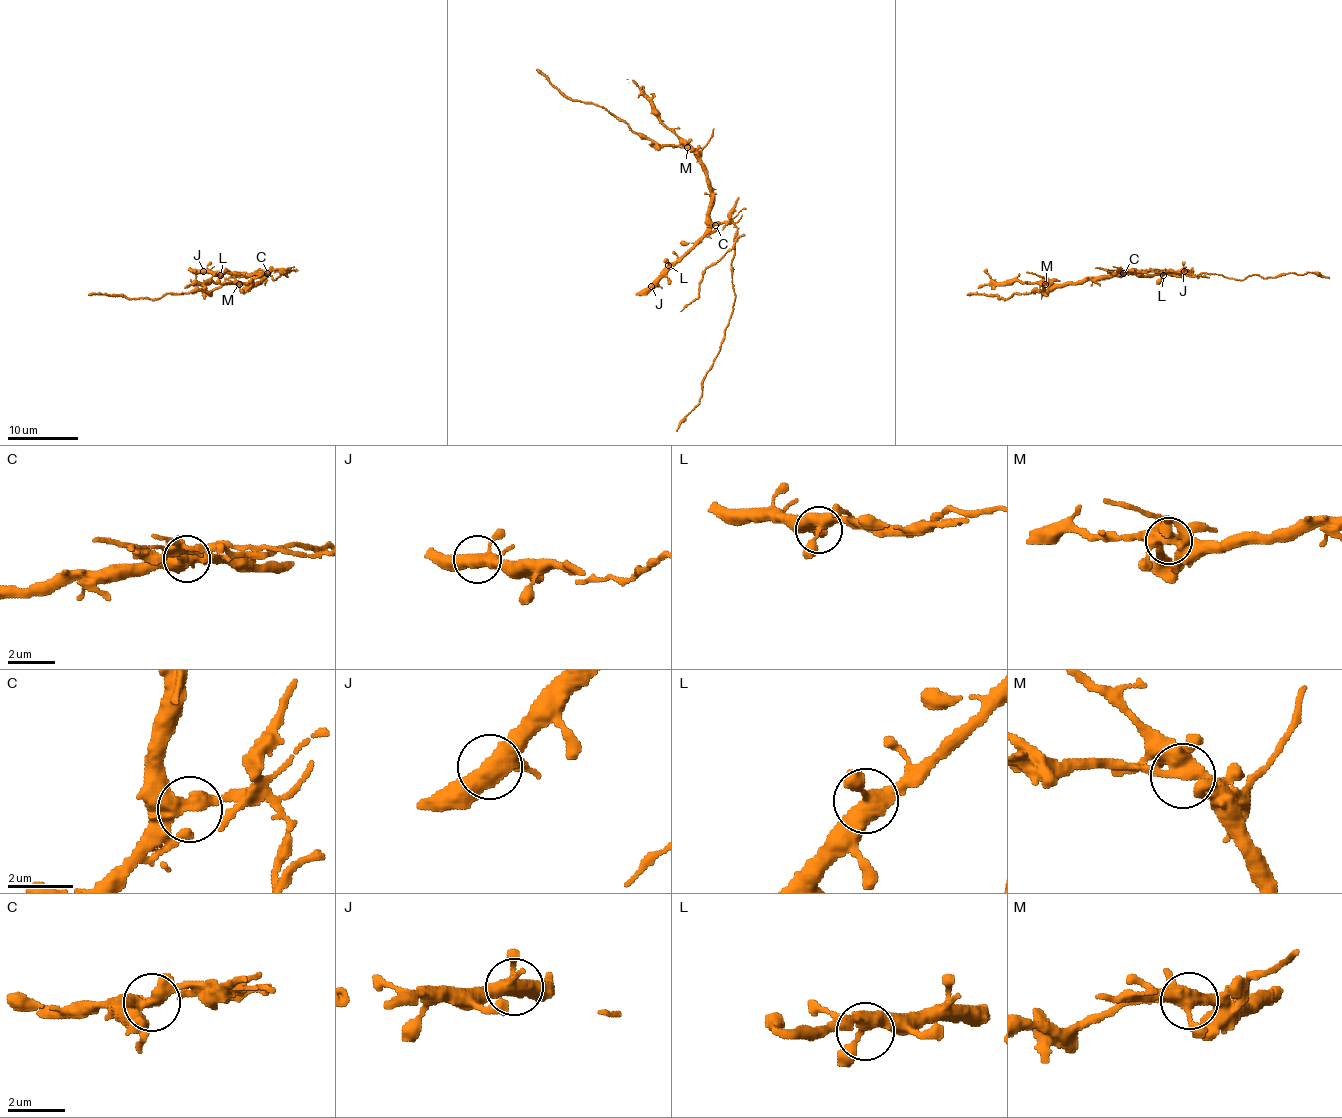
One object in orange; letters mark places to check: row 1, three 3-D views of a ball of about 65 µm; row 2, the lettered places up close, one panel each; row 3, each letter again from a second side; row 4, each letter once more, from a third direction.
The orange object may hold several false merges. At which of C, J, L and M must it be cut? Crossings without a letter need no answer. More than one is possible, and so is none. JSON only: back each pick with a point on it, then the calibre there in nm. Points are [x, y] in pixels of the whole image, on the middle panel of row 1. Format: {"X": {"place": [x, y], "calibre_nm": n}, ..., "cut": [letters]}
{"C": {"place": [715, 225], "calibre_nm": 400}, "M": {"place": [687, 147], "calibre_nm": 440}, "cut": ["C", "M"]}

